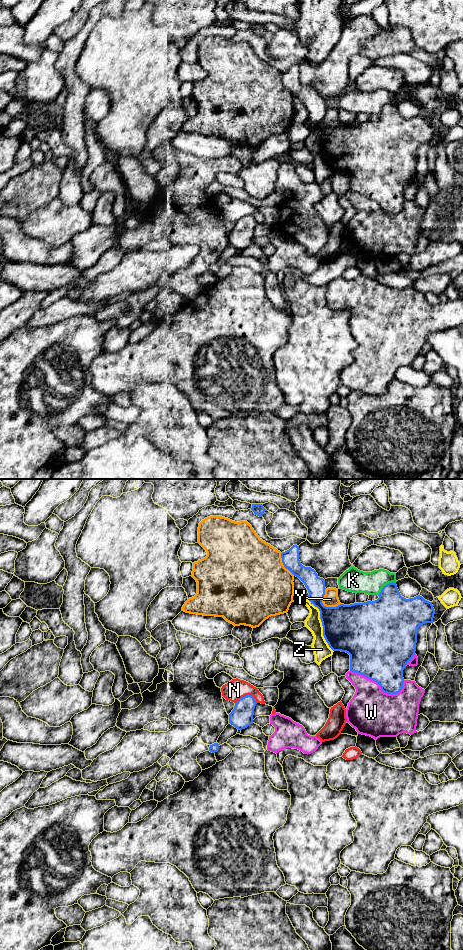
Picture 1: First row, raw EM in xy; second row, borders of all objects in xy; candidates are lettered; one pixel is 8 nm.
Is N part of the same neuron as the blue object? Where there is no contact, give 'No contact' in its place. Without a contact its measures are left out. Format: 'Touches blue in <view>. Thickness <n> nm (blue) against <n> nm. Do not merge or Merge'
Touches blue in xy. Thickness 180 nm (blue) against 160 nm. Do not merge

